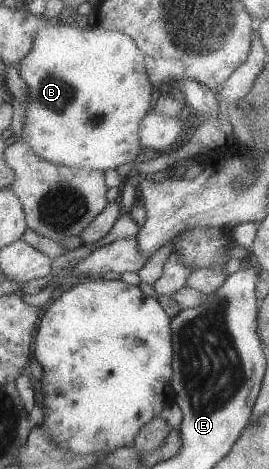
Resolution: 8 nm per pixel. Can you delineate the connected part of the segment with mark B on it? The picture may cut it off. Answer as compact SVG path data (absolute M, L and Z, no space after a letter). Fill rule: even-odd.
M70 16L50 20L46 22L43 28L40 28L36 32L29 52L18 62L17 70L24 85L27 87L27 98L23 103L20 103L23 109L23 118L25 118L20 138L32 148L32 151L37 156L56 165L75 167L85 171L100 170L104 172L105 170L109 170L109 168L114 169L119 164L133 161L138 155L140 151L138 135L139 121L151 110L151 104L153 103L156 92L151 84L149 84L142 52L127 35L121 34L119 31L103 30L95 24L87 25L84 21L74 19Z

